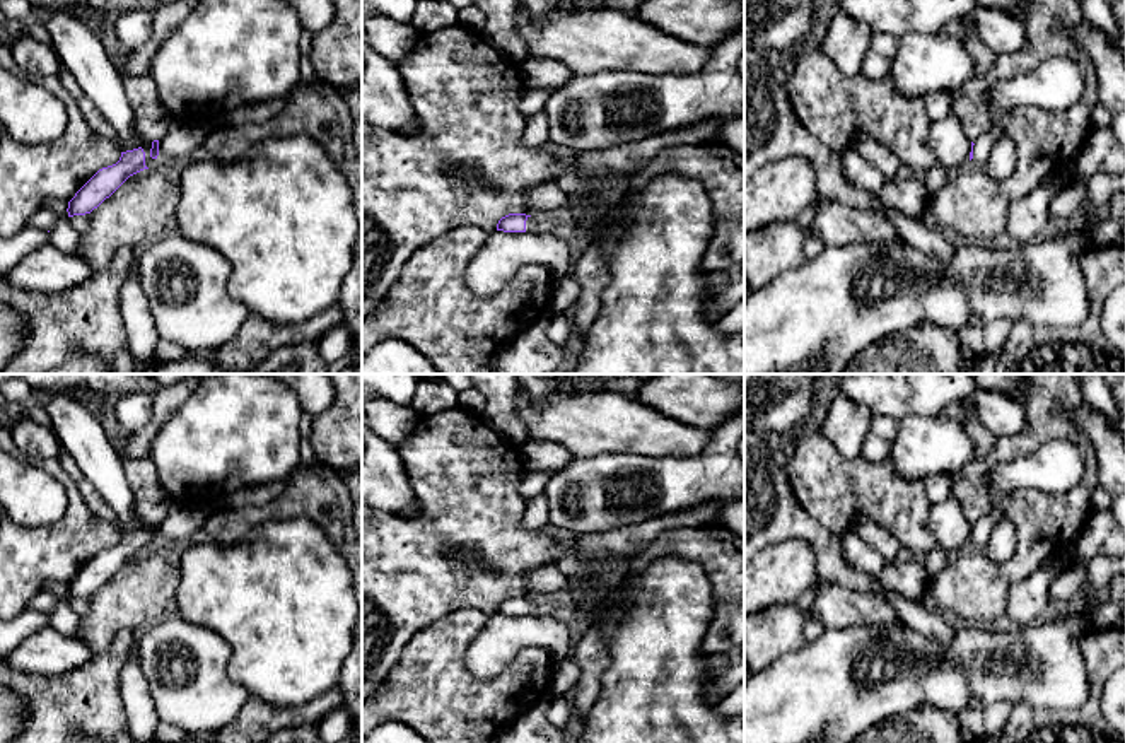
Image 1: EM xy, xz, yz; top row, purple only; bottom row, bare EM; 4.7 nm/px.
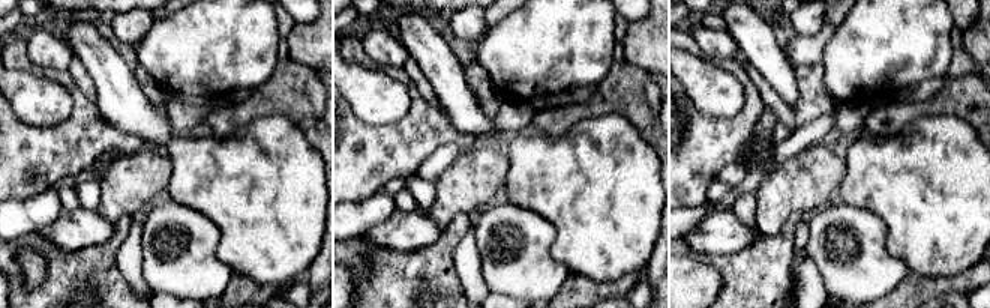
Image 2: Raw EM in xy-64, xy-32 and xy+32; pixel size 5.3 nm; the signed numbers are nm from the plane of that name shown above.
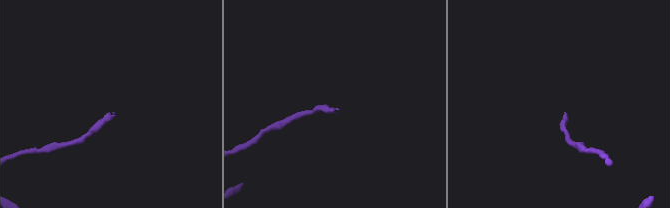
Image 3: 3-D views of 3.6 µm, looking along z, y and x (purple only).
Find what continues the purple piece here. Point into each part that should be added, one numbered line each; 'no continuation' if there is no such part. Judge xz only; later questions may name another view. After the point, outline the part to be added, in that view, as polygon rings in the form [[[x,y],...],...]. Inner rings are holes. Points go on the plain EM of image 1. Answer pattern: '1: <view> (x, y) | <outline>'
1: xz (533, 607) | [[[528,600],[526,615],[533,615],[533,617],[545,615],[538,600]]]

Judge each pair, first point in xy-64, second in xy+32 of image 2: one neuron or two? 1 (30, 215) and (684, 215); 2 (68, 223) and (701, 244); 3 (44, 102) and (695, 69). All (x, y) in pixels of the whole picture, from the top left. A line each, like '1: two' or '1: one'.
1: one
2: one
3: one

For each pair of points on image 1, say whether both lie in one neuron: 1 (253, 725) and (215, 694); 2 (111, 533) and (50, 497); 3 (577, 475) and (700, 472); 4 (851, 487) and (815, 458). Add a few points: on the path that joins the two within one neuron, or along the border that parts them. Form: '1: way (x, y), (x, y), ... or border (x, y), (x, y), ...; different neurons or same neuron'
1: border (251, 697), (226, 725); different neurons
2: border (45, 472), (64, 487), (65, 511), (31, 526); different neurons
3: way (608, 472), (652, 465), (661, 472), (670, 472); same neuron
4: way (842, 485), (823, 467); same neuron

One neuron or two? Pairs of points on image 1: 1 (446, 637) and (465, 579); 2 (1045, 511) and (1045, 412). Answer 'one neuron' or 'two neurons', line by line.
1: two neurons
2: one neuron

